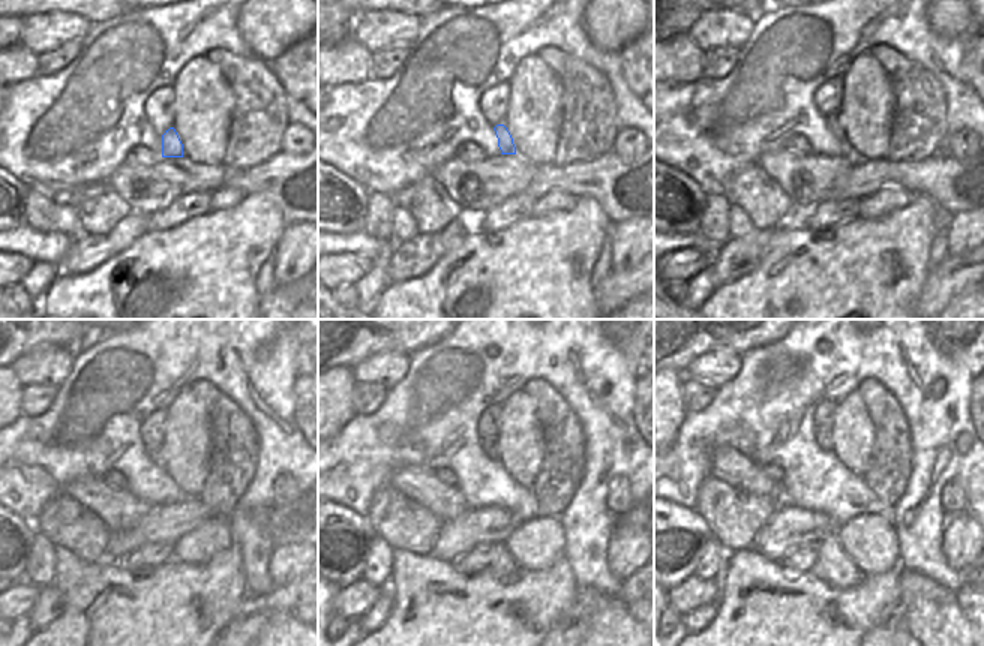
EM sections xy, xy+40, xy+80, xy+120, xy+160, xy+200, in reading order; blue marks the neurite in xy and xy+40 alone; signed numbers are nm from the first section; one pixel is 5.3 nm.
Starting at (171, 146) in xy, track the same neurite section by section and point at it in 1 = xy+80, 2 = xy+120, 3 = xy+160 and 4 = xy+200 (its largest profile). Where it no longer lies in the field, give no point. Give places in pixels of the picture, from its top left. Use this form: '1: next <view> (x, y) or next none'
1: next xy+80 (831, 122)
2: next xy+120 (155, 453)
3: next xy+160 (489, 444)
4: next xy+200 (822, 435)

